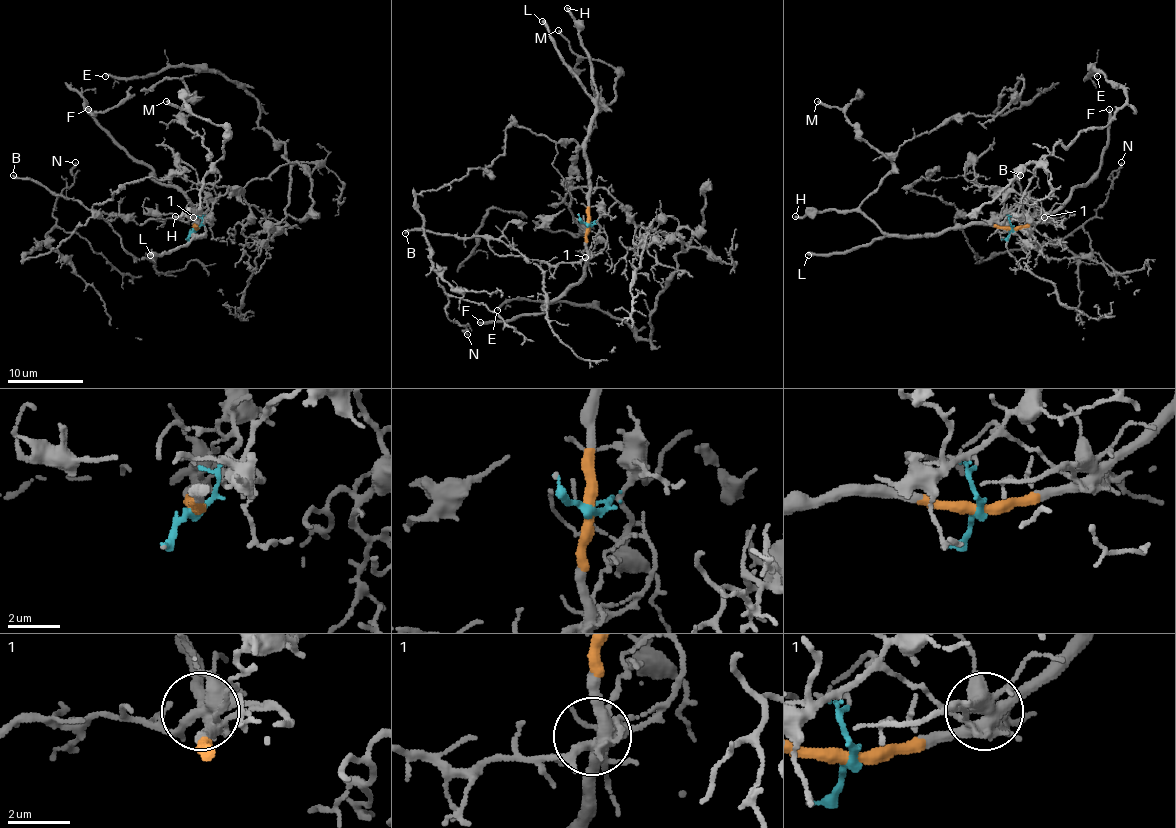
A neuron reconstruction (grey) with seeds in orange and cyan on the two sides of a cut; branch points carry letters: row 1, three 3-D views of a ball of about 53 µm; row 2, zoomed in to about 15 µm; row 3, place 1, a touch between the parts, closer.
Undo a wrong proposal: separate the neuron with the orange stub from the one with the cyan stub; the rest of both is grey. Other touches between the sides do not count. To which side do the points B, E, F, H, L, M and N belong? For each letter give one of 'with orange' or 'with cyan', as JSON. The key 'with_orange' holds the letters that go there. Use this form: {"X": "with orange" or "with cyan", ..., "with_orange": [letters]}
{"B": "with cyan", "E": "with cyan", "F": "with orange", "H": "with orange", "L": "with orange", "M": "with orange", "N": "with cyan", "with_orange": ["F", "H", "L", "M"]}

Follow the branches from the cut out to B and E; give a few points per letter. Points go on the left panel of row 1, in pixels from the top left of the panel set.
B: (195, 228), (206, 207), (185, 221), (136, 223), (124, 215), (96, 213), (29, 179), (12, 175)
E: (195, 228), (225, 194), (294, 162), (258, 126), (260, 105), (231, 80), (199, 66), (105, 76)

